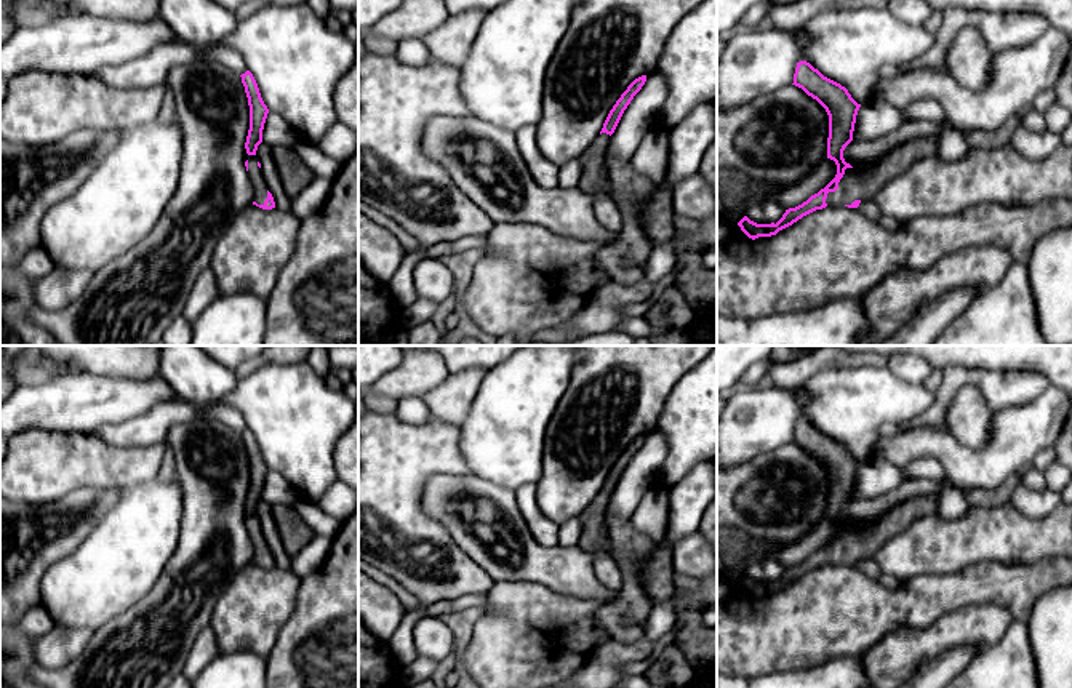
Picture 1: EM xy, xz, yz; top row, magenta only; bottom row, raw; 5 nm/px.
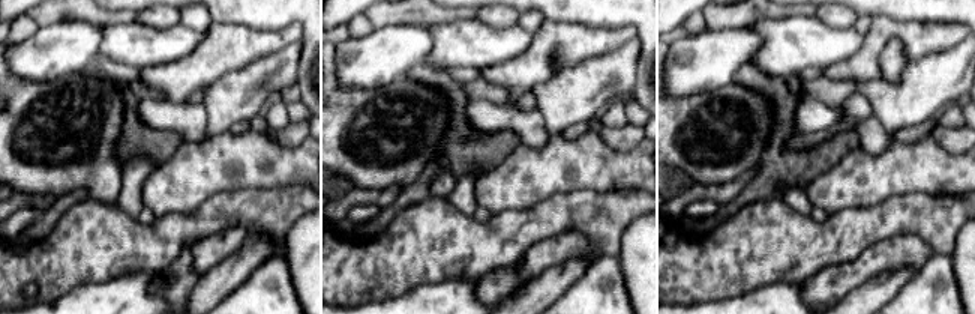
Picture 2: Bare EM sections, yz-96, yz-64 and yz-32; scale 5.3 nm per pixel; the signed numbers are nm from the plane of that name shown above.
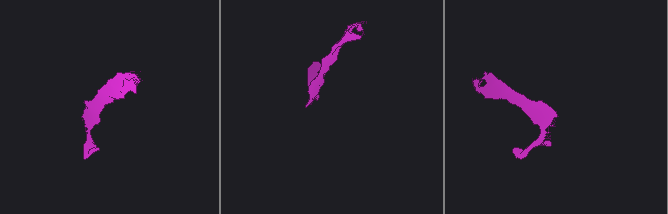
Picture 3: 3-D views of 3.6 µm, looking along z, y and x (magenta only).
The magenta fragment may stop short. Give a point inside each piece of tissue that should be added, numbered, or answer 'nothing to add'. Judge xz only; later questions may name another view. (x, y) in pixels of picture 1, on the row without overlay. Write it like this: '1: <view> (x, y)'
1: xz (594, 536)

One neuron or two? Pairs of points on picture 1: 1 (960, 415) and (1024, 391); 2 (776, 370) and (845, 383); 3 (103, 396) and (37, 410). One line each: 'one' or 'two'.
1: two
2: two
3: one

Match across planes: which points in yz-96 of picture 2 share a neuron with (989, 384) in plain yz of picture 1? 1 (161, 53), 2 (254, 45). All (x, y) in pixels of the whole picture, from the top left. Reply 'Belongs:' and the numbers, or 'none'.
Belongs: 2

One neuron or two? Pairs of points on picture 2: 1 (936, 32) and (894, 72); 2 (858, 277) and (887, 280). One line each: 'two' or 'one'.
1: two
2: two

